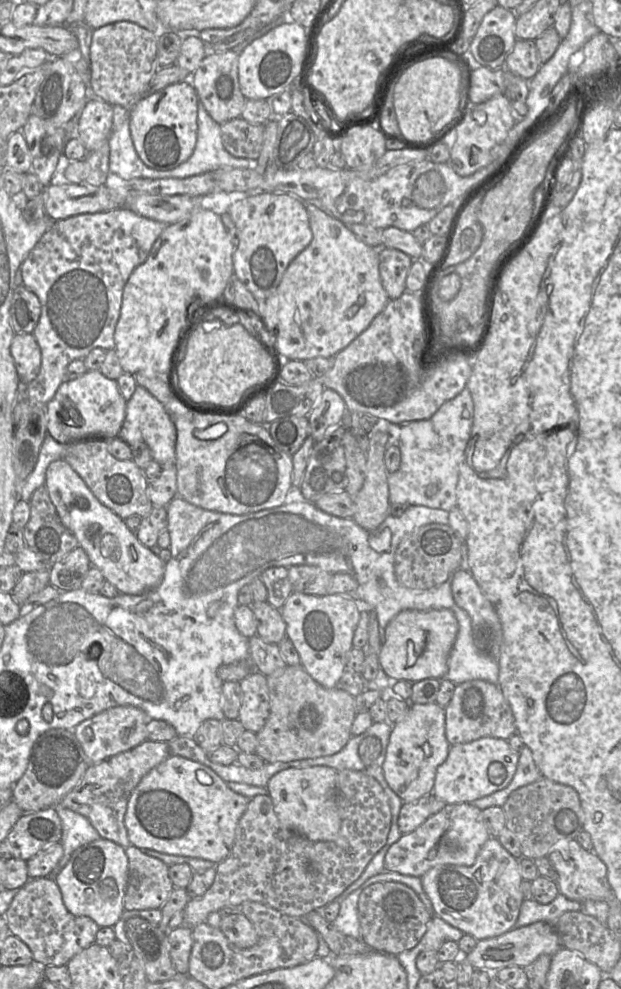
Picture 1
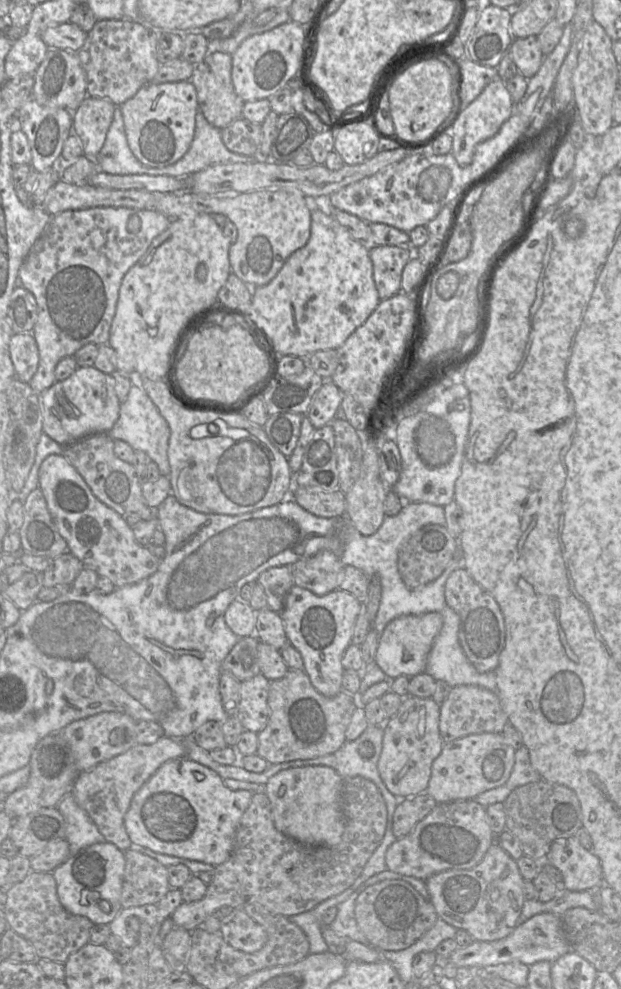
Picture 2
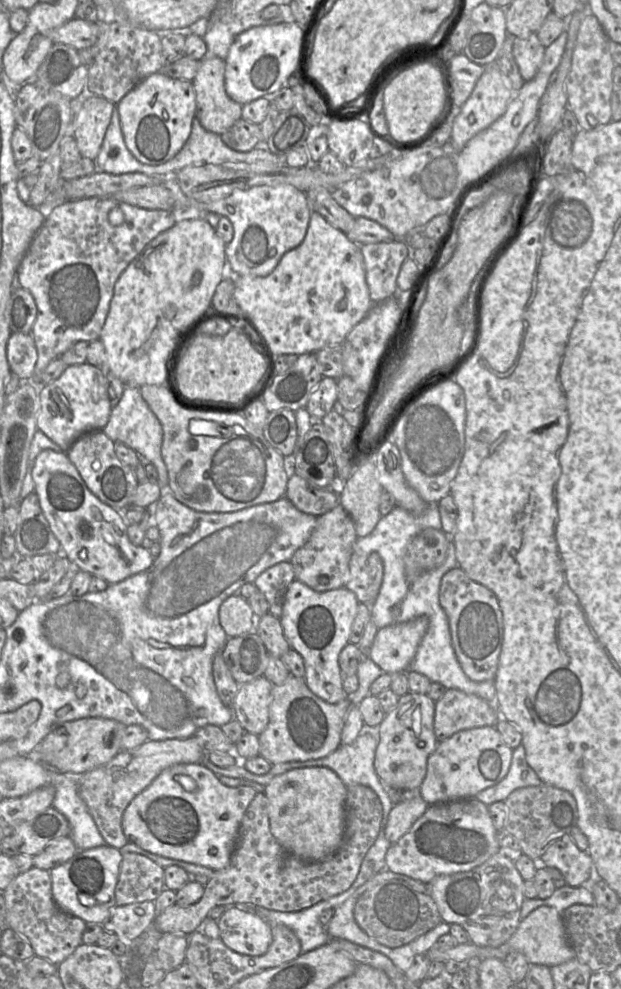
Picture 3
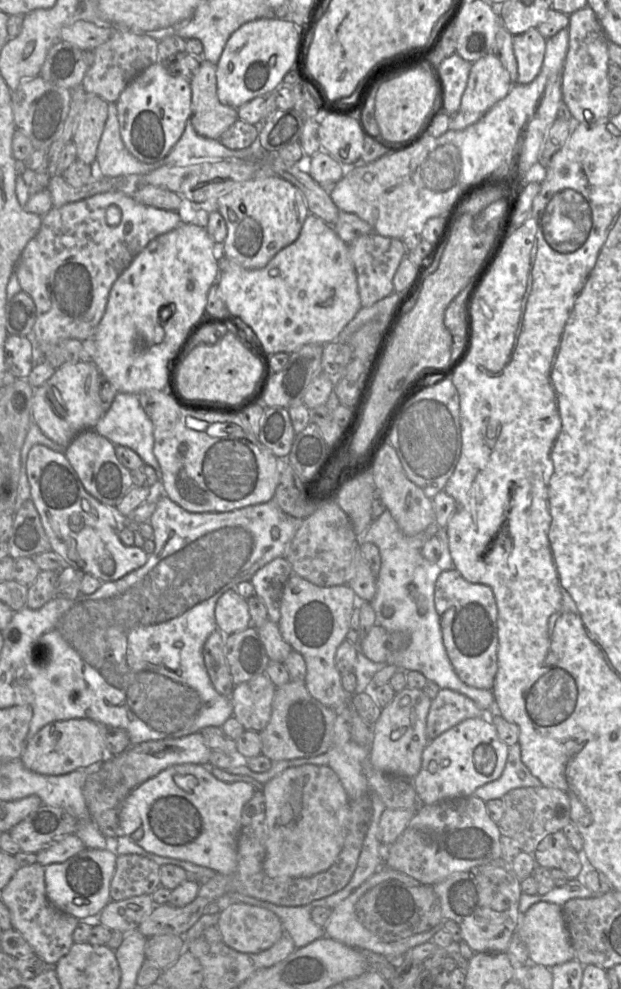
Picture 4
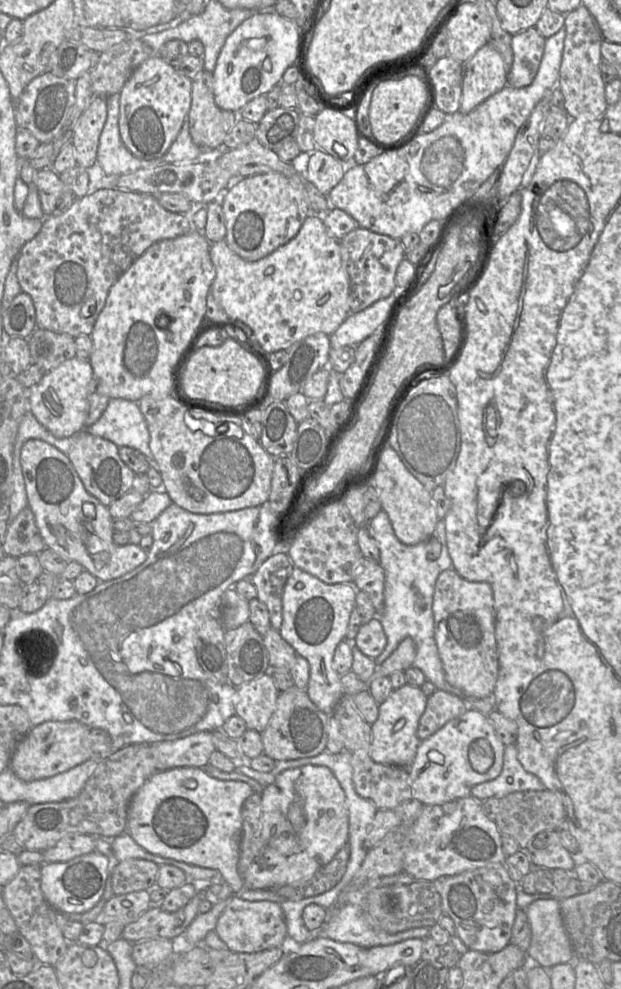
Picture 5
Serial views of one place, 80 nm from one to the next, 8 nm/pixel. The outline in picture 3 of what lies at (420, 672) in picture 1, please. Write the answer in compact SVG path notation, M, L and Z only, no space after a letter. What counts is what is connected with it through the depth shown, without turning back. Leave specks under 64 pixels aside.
M421 616L378 629L368 657L384 673L407 672L428 626L428 618Z

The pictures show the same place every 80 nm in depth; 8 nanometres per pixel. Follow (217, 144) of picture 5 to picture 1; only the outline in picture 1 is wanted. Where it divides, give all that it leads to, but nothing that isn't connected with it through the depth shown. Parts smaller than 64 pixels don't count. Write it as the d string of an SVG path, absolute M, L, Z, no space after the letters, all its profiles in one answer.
M234 51L207 53L189 78L189 83L195 88L199 101L212 119L220 125L241 117L247 100L241 92L238 80L239 54Z

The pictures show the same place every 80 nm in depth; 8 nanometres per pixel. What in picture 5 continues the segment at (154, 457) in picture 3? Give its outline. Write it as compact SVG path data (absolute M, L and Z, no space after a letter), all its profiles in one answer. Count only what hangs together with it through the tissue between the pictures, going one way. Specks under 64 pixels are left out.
M112 398L100 418L85 428L90 434L108 439L118 447L131 447L141 451L150 467L158 468L149 447L150 435L138 402Z

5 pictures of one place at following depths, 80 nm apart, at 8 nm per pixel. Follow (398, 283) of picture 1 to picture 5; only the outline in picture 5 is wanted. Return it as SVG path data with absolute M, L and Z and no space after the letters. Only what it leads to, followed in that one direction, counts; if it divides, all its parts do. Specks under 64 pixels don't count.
M359 227L339 240L339 247L342 265L349 276L351 313L362 311L393 293L398 265L405 258L401 240Z

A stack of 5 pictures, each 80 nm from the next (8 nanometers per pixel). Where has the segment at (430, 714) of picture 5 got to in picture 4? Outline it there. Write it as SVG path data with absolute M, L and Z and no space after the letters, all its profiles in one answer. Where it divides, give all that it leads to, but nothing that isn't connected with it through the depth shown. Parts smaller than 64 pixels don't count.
M440 689L431 700L426 719L426 736L431 741L460 722L484 714L487 713L465 695L450 689Z

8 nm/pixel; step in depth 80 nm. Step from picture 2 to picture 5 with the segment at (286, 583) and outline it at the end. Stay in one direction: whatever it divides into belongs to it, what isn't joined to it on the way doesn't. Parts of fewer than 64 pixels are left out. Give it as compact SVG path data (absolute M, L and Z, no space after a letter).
M284 548L268 557L250 577L257 590L256 598L268 609L271 627L278 631L282 624L283 589L293 568Z

